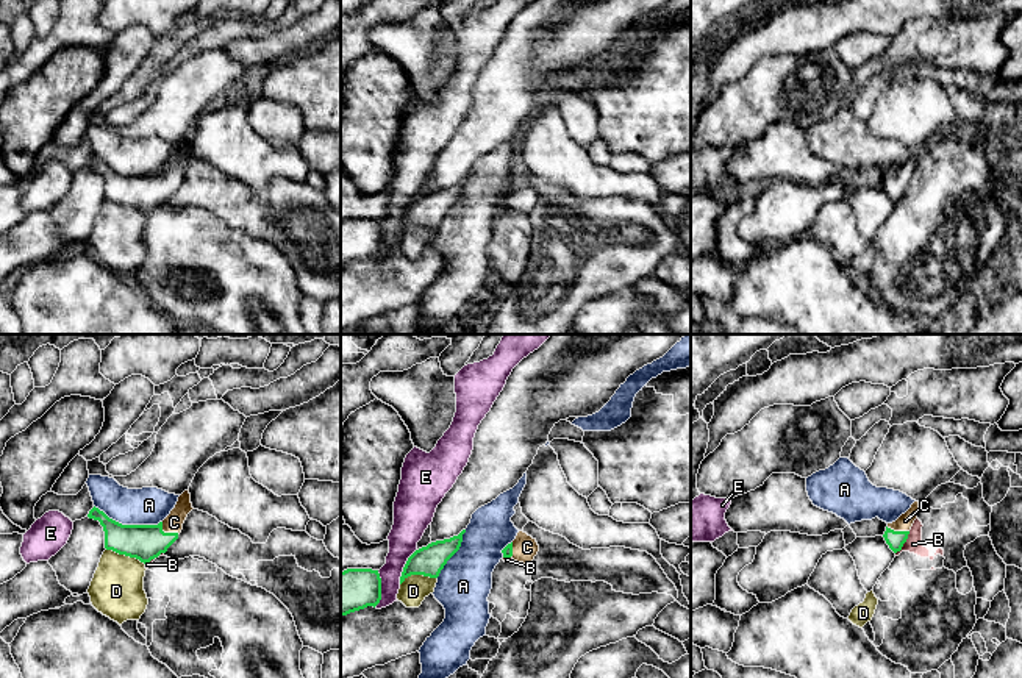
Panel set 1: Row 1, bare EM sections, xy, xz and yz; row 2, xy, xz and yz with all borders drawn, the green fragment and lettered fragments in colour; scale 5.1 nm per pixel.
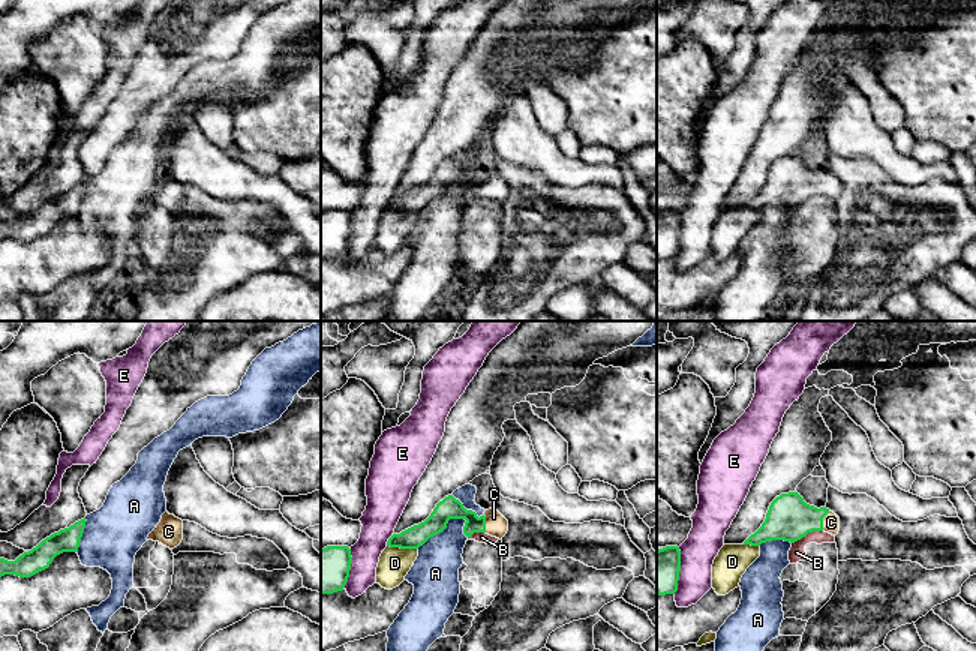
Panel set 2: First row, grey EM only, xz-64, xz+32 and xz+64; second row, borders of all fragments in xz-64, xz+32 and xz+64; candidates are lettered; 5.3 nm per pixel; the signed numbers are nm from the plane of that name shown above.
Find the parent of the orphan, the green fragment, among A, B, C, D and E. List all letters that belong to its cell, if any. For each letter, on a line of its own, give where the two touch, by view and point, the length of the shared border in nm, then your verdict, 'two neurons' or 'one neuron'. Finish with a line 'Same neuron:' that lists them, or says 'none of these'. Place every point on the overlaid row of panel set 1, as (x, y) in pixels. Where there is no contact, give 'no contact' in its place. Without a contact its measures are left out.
A: xy (128, 525) | 360 nm | two neurons
B: yz (905, 541) | 140 nm | two neurons
C: xy (167, 533) | 110 nm | one neuron
D: xy (125, 555) | 220 nm | two neurons
E: xz (380, 589) | 190 nm | two neurons
Same neuron: C

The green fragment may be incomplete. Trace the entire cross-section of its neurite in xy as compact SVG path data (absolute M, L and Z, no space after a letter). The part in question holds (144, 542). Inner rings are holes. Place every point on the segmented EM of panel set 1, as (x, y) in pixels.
M188 489L178 497L170 514L158 525L122 525L95 506L89 511L88 517L98 520L103 526L106 550L136 558L147 564L161 553L166 553L178 539L183 523L192 509Z

